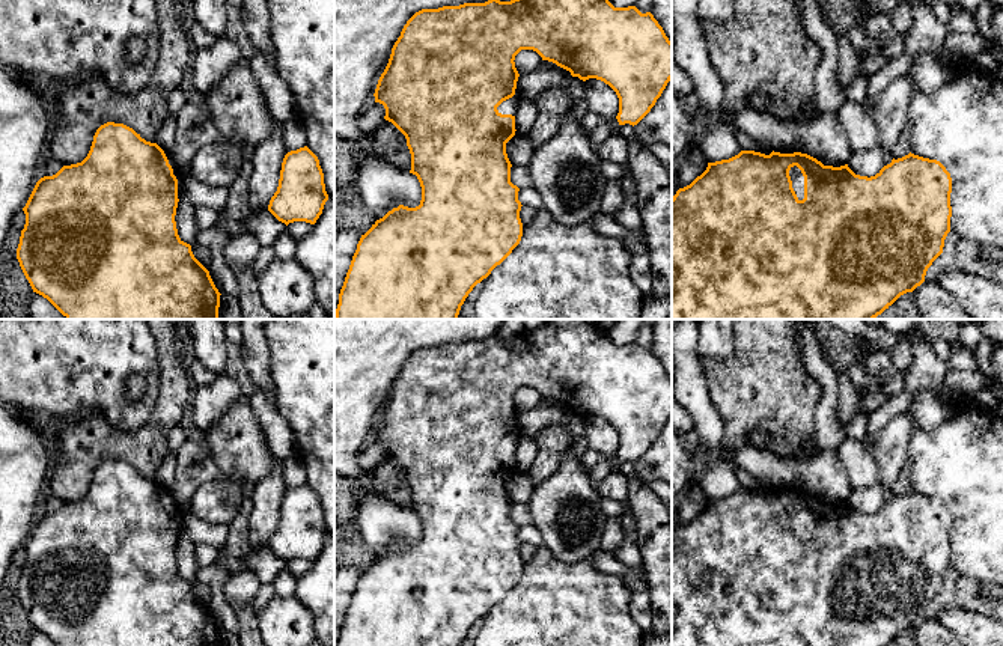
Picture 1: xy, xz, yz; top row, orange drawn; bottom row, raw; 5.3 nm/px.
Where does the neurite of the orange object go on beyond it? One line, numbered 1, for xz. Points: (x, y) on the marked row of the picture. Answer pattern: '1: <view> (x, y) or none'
1: xz (509, 106)

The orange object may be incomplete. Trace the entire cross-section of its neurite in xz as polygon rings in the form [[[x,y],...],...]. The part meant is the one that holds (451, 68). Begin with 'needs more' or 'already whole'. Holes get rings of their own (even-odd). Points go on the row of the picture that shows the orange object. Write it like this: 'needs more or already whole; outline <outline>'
needs more; outline [[[488,0],[485,3],[464,3],[459,6],[443,6],[416,12],[407,21],[401,36],[395,42],[373,96],[375,102],[383,104],[386,108],[384,119],[392,122],[407,139],[407,146],[411,154],[410,173],[416,175],[420,182],[422,200],[416,208],[404,205],[393,208],[361,235],[339,294],[334,319],[458,319],[461,306],[473,288],[486,279],[520,244],[523,236],[520,211],[523,205],[518,200],[520,188],[511,182],[512,164],[506,154],[506,143],[517,131],[515,114],[518,113],[521,96],[517,87],[520,74],[514,60],[521,50],[536,51],[542,60],[556,63],[569,71],[572,77],[578,77],[583,81],[596,78],[608,84],[619,98],[619,113],[616,116],[619,125],[637,125],[651,111],[667,83],[672,80],[672,42],[654,15],[651,12],[642,14],[636,6],[614,8],[608,0]]]

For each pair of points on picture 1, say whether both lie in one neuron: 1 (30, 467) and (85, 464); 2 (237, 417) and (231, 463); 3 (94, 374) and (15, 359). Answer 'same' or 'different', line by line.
1: different
2: same
3: same

